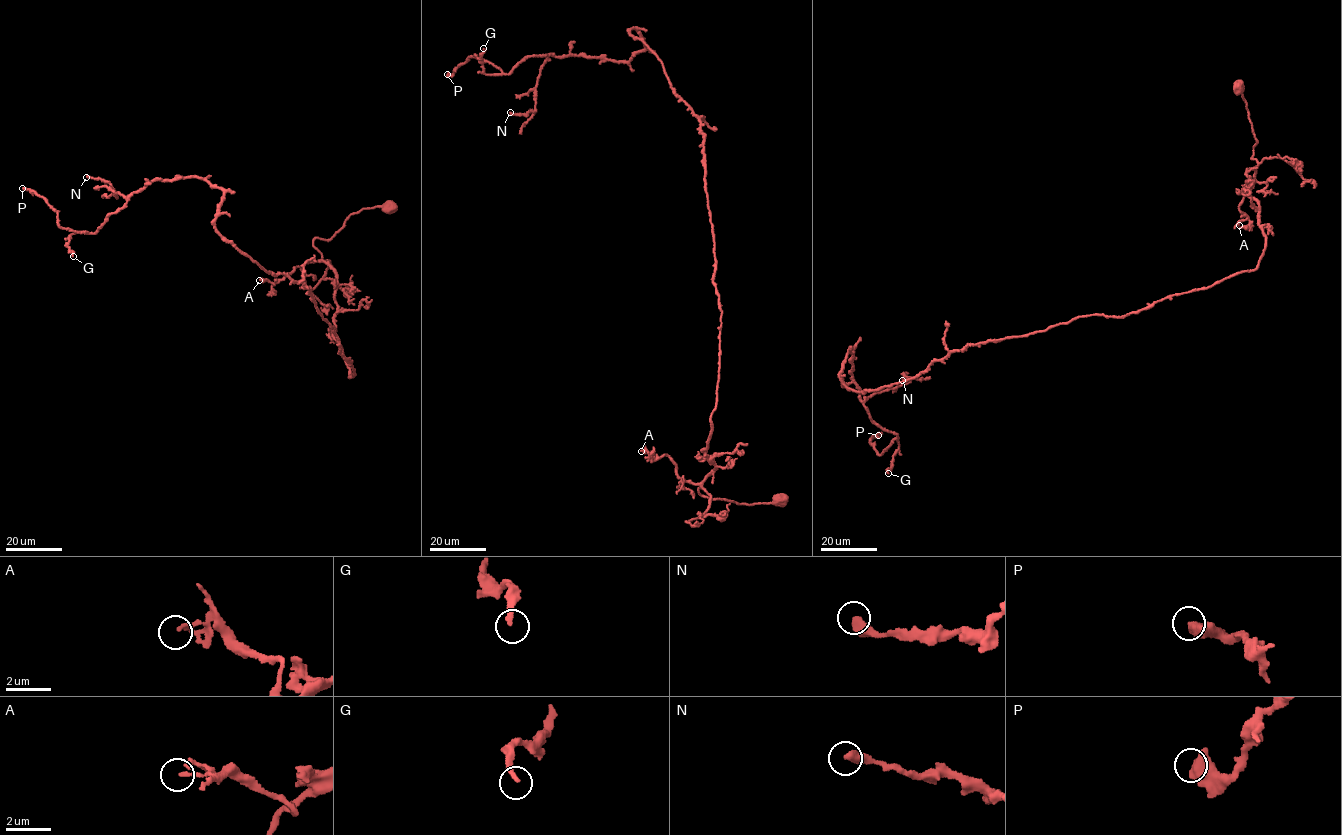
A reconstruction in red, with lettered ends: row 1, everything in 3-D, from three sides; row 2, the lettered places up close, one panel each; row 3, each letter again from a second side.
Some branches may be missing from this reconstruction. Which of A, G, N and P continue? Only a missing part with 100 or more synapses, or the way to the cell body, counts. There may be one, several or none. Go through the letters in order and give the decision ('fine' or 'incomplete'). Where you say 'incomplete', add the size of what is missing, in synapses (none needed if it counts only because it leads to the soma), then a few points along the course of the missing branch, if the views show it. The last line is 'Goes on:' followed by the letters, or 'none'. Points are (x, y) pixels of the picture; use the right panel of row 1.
A: fine
G: fine
N: fine
P: fine
Goes on: none

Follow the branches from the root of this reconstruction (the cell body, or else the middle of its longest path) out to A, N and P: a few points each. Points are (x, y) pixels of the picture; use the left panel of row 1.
A: (388, 207), (362, 208), (331, 238), (315, 238), (320, 260), (295, 267), (274, 285), (259, 280)
N: (388, 207), (313, 240), (349, 377), (308, 287), (215, 227), (224, 191), (194, 176), (117, 198), (86, 177)
P: (388, 207), (313, 240), (349, 377), (308, 287), (215, 227), (220, 188), (149, 181), (92, 233), (22, 188)

